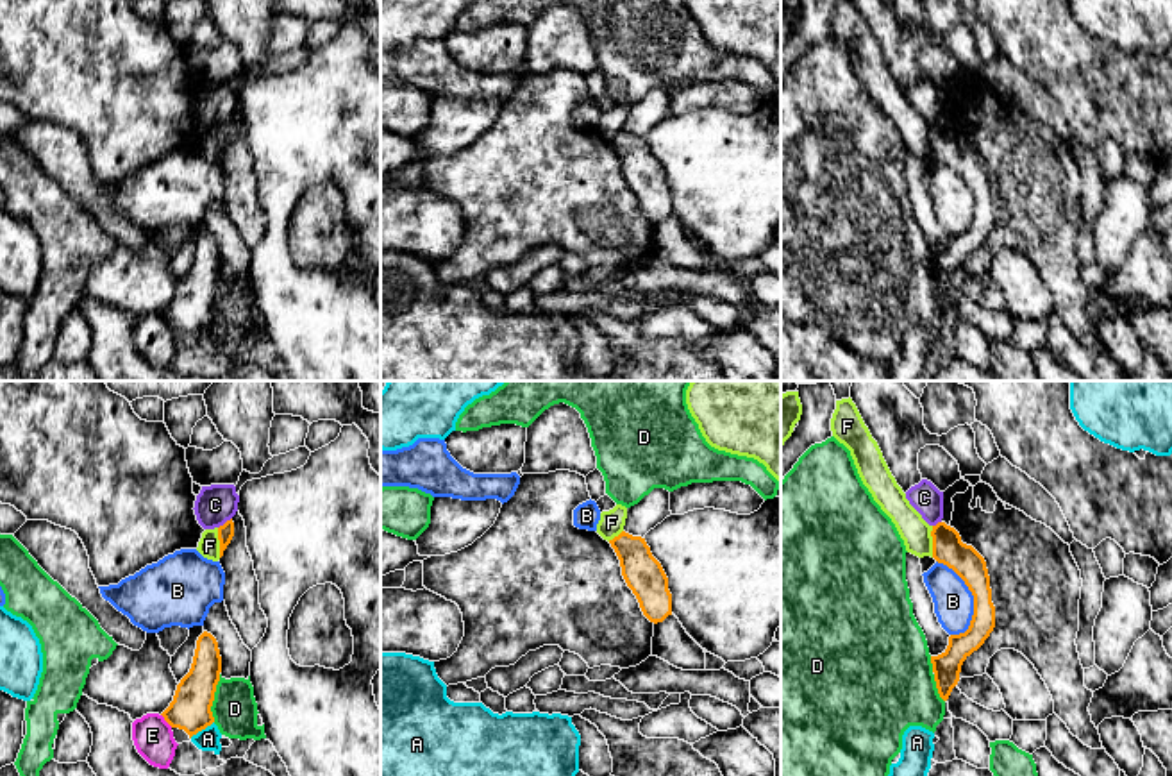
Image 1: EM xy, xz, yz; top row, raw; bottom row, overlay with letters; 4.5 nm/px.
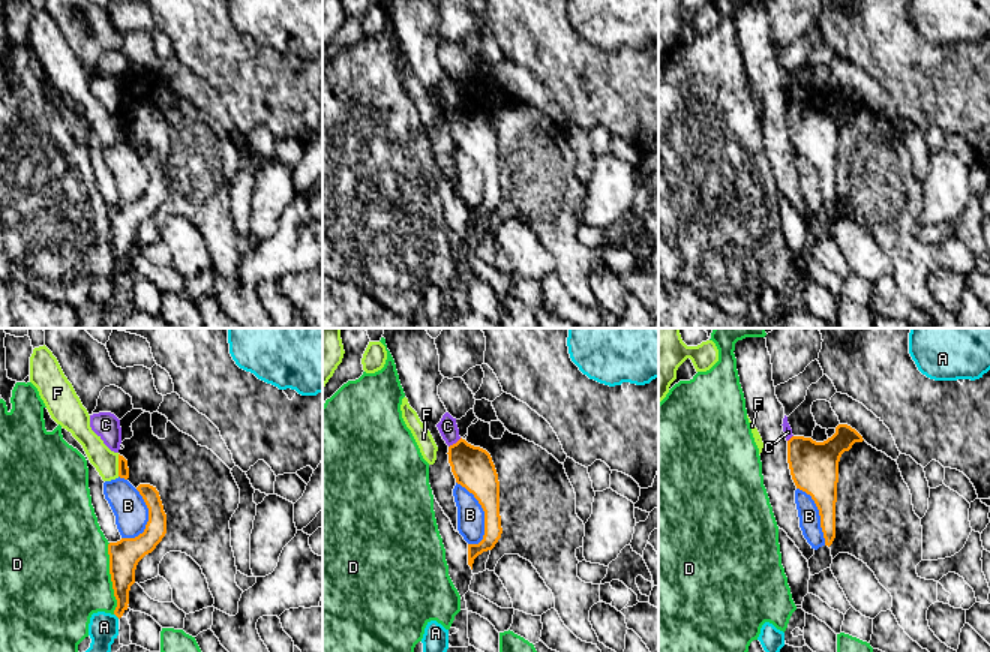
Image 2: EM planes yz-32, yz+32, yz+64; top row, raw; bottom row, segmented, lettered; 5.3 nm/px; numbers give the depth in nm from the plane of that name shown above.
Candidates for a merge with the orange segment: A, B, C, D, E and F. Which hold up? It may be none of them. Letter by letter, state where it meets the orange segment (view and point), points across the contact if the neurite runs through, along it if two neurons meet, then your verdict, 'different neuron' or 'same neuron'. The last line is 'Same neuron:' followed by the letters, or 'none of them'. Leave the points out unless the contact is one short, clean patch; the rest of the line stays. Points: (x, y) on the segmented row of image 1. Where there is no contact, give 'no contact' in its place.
A: meets orange in xy at (200, 730); different neuron
B: meets orange in yz at (972, 594); different neuron
C: meets orange in xy at (226, 522); border along xy (231, 517), (218, 528); different neuron
D: meets orange in xy at (213, 698); different neuron
E: meets orange in xy at (167, 721); different neuron
F: meets orange in yz at (933, 542); border along yz (933, 526), (931, 556); different neuron
Same neuron: none of them

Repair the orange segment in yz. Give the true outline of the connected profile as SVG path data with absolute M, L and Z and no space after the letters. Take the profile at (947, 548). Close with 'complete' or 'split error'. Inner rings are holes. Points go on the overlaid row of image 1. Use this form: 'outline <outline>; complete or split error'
outline M938 522L933 526L933 558L952 569L974 595L974 615L965 633L950 635L947 649L931 656L938 694L949 699L959 681L963 662L977 651L995 628L995 606L992 603L990 576L984 558L961 542L959 533Z; complete

